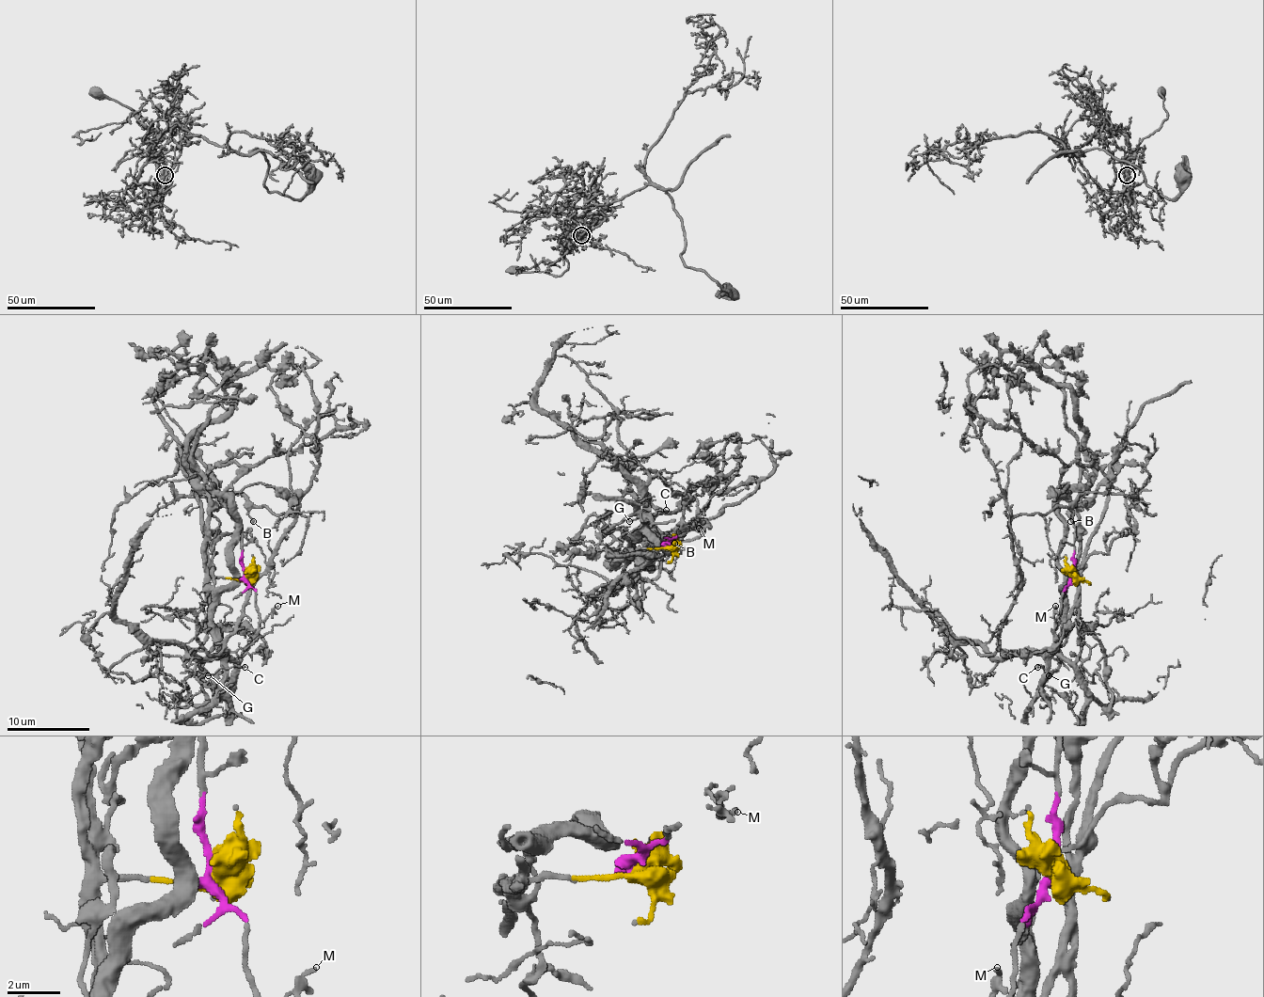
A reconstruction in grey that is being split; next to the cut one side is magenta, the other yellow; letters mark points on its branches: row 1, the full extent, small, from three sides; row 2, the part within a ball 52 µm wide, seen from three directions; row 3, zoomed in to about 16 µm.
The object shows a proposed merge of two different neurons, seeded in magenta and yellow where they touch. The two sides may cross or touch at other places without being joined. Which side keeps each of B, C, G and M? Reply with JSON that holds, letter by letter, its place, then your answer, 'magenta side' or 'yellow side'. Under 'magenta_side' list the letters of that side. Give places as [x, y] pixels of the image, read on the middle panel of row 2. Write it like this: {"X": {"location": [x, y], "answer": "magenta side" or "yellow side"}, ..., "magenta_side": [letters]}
{"B": {"location": [674, 543], "answer": "yellow side"}, "C": {"location": [666, 510], "answer": "yellow side"}, "G": {"location": [629, 521], "answer": "yellow side"}, "M": {"location": [699, 528], "answer": "magenta side"}, "magenta_side": ["M"]}

